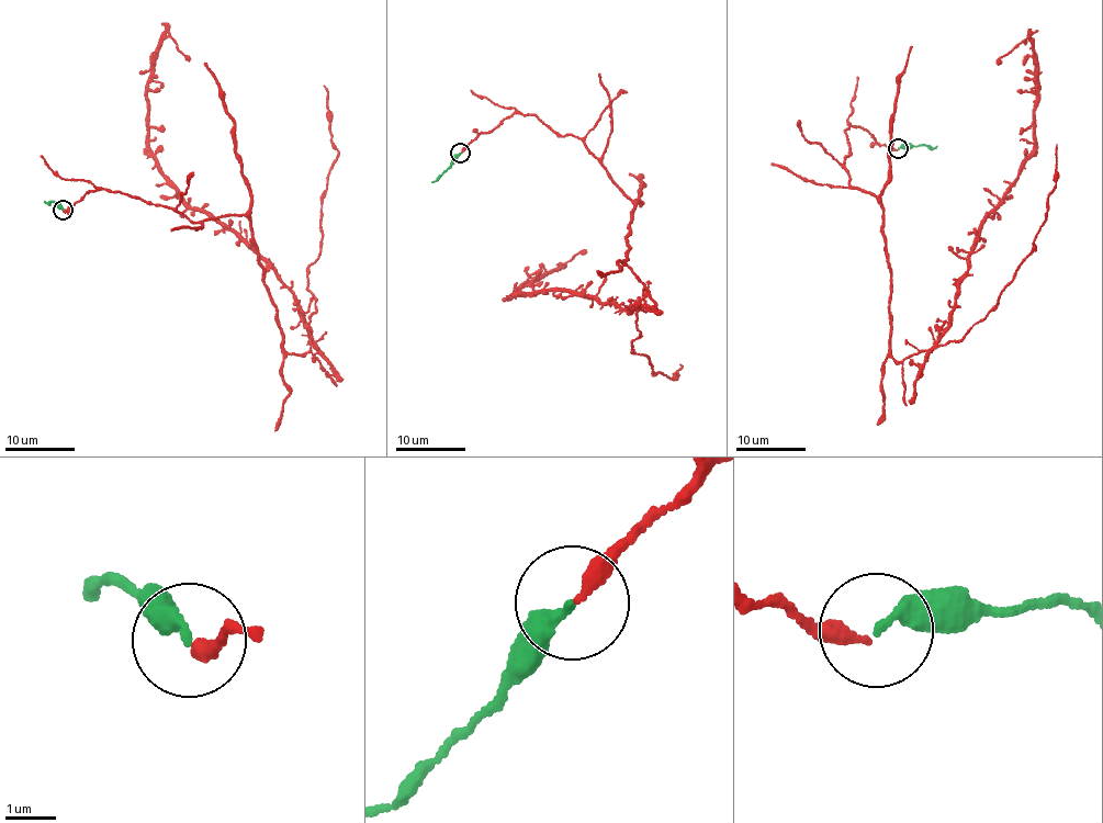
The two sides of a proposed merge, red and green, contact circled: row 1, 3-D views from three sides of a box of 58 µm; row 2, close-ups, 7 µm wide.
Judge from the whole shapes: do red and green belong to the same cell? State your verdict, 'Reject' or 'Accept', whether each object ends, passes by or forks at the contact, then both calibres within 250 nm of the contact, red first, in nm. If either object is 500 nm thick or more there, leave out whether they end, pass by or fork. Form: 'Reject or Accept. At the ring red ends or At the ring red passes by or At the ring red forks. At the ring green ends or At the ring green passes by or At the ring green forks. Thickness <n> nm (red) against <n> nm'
Accept. At the ring red ends. At the ring green ends. Thickness 300 nm (red) against 260 nm

